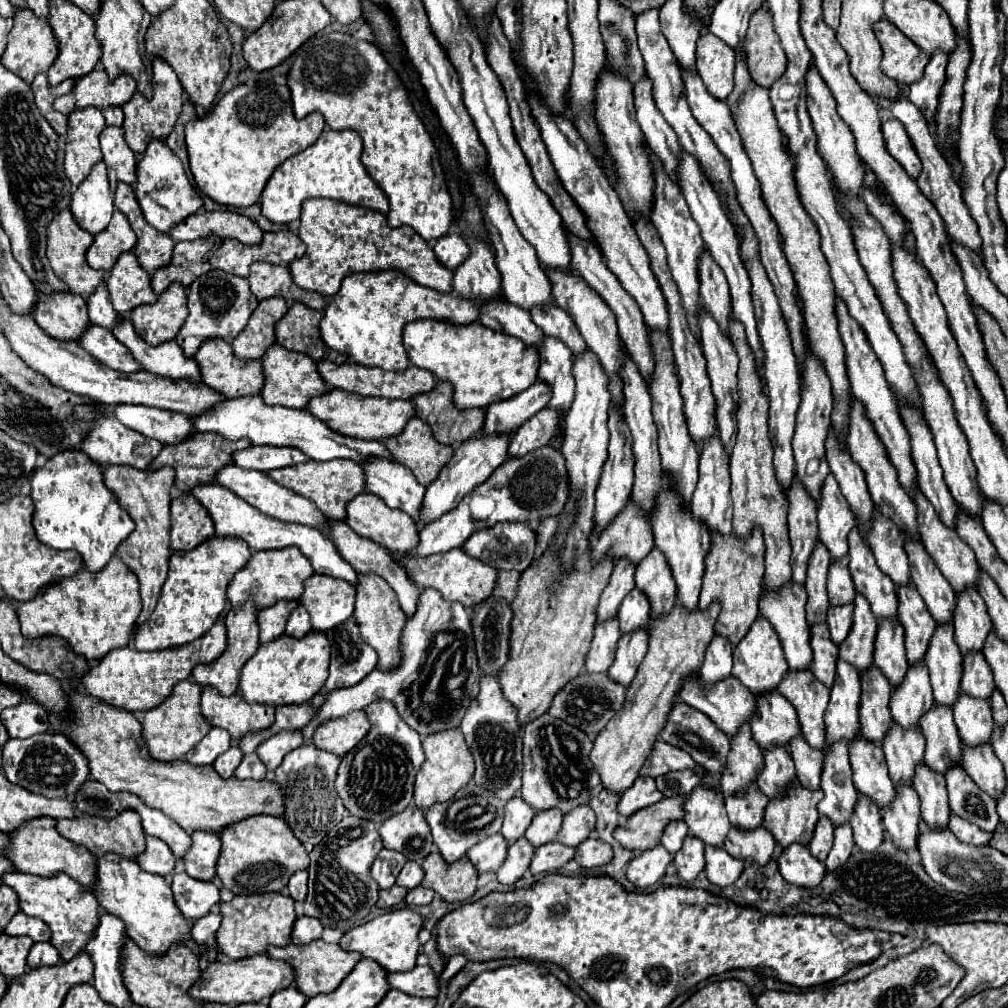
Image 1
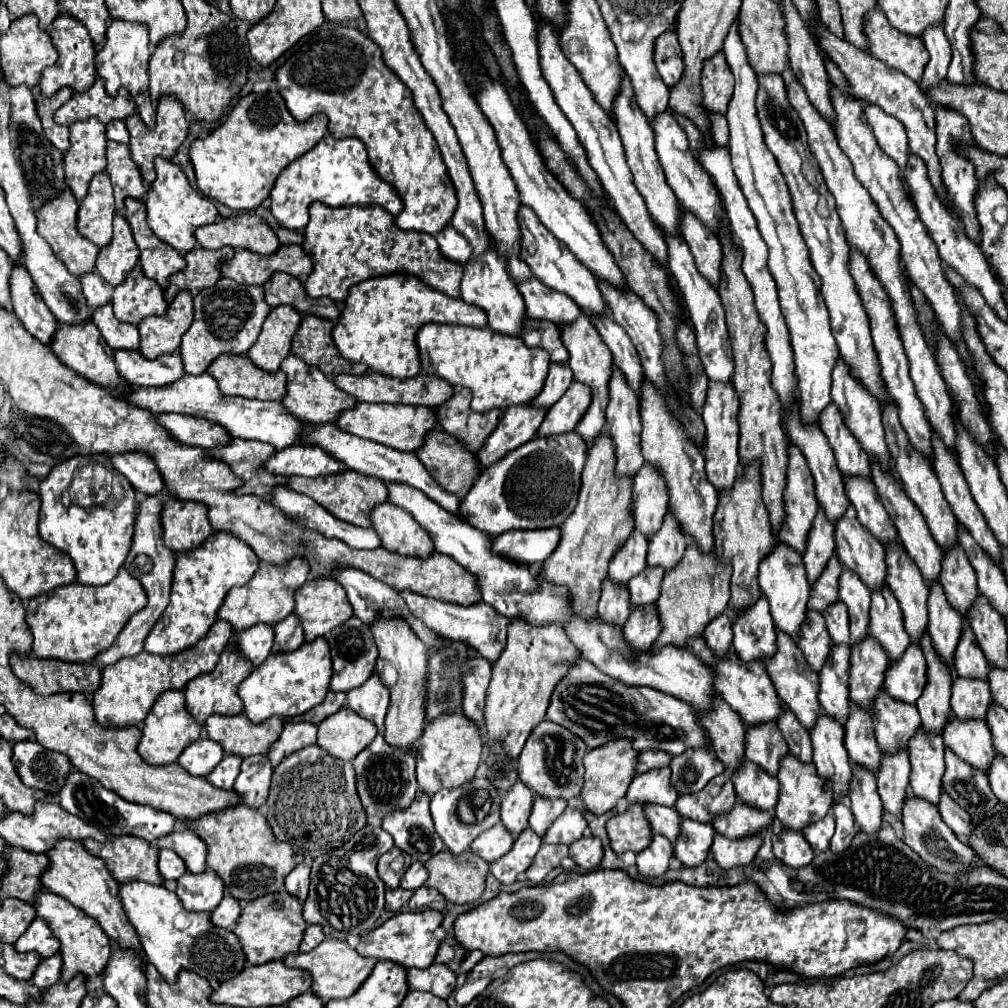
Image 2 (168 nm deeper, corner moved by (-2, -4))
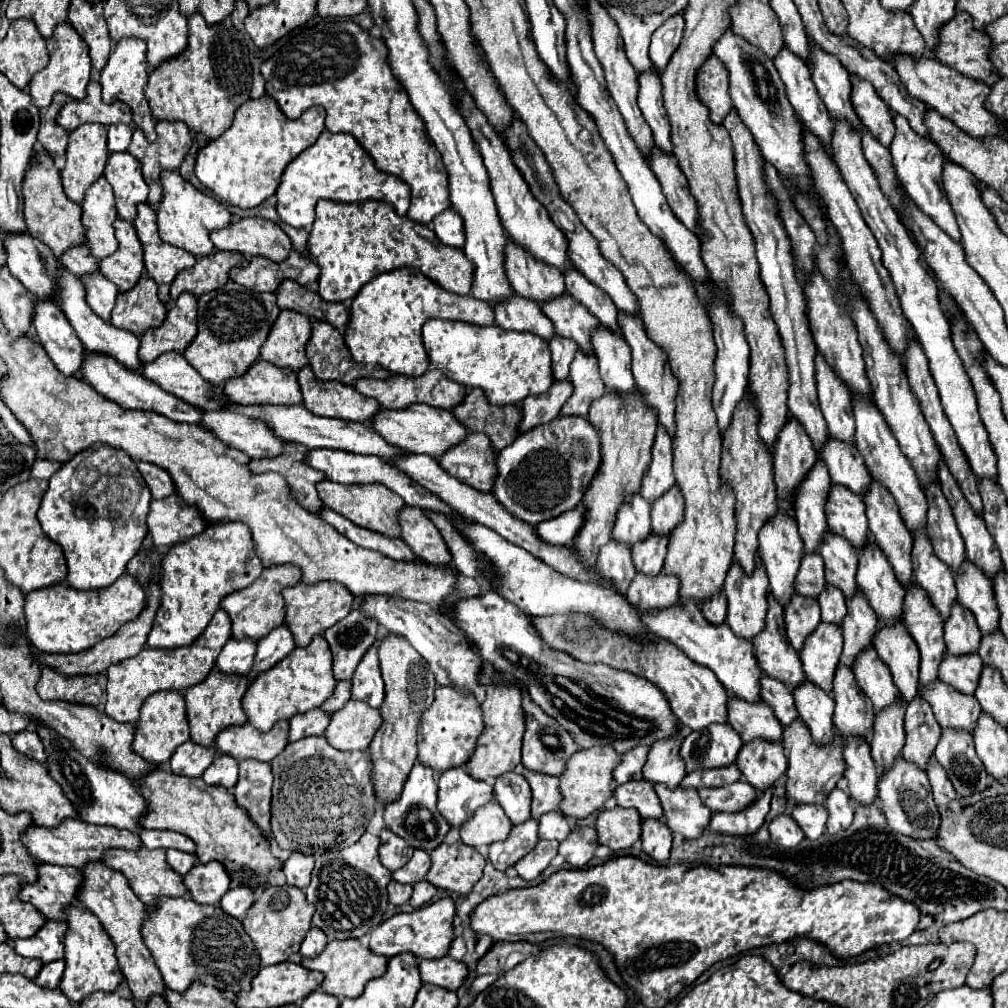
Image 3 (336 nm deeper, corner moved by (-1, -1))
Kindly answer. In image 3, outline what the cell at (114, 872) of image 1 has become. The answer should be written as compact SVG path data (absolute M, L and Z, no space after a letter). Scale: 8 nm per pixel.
M162 896L154 904L154 908L148 908L148 916L144 918L144 924L142 924L142 938L156 960L156 966L164 978L164 984L176 992L184 992L188 984L198 980L202 984L214 986L218 990L228 990L234 994L240 990L248 990L254 974L260 970L260 958L254 950L250 936L244 932L240 920L226 916L220 910L220 906L200 906L200 904L194 904L194 900L190 898L184 900L184 898Z

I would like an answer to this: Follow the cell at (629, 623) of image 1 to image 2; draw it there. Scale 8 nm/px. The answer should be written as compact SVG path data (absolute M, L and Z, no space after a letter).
M645 567L643 575L635 575L635 579L631 579L631 583L627 583L633 607L655 603L655 599L659 597L659 591L661 591L663 573L665 571L659 571L659 567Z

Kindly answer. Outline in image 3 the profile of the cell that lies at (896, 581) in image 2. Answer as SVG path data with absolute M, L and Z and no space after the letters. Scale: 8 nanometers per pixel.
M872 482L870 496L866 496L864 504L866 504L868 526L870 526L870 532L872 532L872 538L874 538L876 546L884 552L884 556L892 564L896 580L908 590L910 586L914 586L914 574L912 574L912 546L914 546L914 538L910 536L910 532L906 532L906 526L902 524L902 518L898 516L898 506L894 504L894 498L890 496L890 492L886 492L886 488L882 488L880 484Z

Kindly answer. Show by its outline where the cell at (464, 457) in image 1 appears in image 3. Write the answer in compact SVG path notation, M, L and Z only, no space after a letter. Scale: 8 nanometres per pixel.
M554 382L548 392L538 396L528 396L522 402L522 418L518 422L518 432L524 434L536 426L554 420L564 402L570 398L570 394L572 394L570 382Z

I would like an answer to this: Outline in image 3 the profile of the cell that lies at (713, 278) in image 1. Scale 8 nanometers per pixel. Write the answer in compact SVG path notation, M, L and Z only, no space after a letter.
M654 148L650 168L658 178L658 182L662 186L662 192L664 192L674 216L688 230L692 230L698 236L704 236L704 228L700 226L698 204L696 204L694 196L690 194L688 180L682 174L682 170L678 168L678 162L674 160L674 156L666 156L658 148Z

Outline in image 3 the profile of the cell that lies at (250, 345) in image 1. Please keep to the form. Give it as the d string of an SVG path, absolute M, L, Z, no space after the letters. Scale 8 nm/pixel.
M282 310L262 344L260 358L278 368L292 368L298 372L298 368L308 364L304 346L310 338L310 322L312 320L306 314Z

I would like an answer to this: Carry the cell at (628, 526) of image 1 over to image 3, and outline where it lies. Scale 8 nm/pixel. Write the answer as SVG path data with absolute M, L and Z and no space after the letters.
M658 428L652 446L652 462L644 474L640 496L648 502L654 502L674 484L676 480L672 474L672 440L670 436L666 436L666 432L662 432L662 428Z

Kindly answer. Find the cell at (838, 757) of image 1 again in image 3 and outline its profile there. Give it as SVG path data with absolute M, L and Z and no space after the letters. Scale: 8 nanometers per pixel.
M802 684L794 692L796 708L802 722L808 726L816 746L826 746L834 740L834 698L822 692L816 684Z

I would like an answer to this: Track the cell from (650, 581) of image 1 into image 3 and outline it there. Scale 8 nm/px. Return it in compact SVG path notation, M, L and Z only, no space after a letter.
M670 488L662 500L652 504L652 534L658 536L670 536L674 528L678 528L684 520L684 500L678 488Z

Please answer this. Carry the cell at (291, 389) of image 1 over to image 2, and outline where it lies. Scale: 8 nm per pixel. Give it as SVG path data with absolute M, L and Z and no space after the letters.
M289 355L283 365L281 365L281 371L287 375L287 395L285 399L281 401L287 411L291 415L305 415L305 417L297 417L299 421L303 419L305 423L335 423L337 417L341 415L341 411L345 409L351 409L357 405L357 399L347 395L345 391L341 391L339 387L335 387L335 383L325 377L319 369L315 367L309 367L307 363L303 363L299 357L295 355Z

